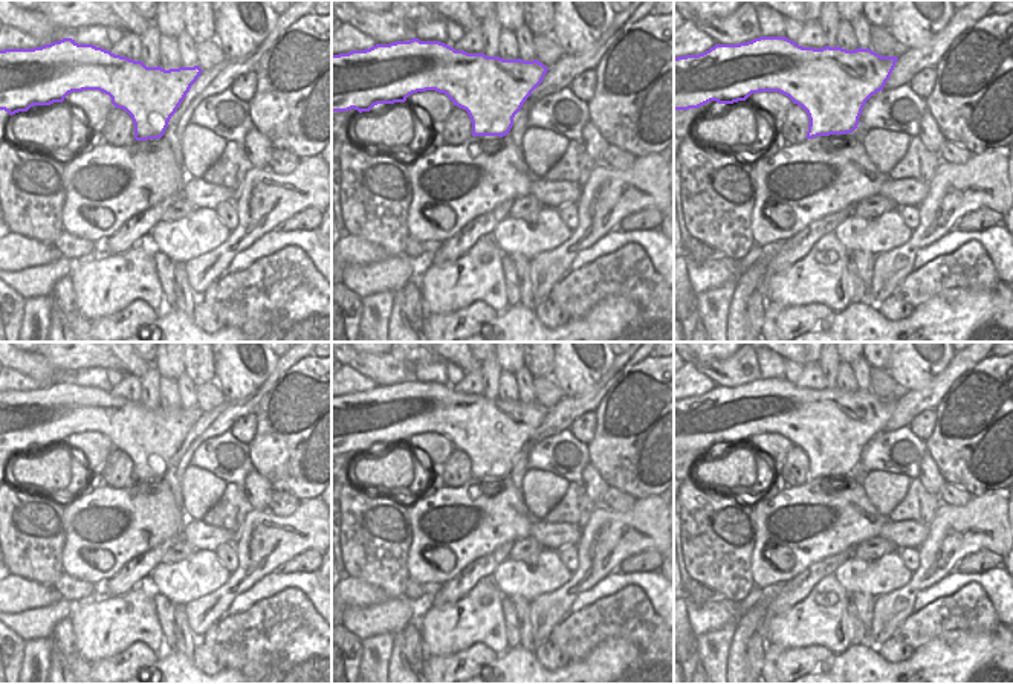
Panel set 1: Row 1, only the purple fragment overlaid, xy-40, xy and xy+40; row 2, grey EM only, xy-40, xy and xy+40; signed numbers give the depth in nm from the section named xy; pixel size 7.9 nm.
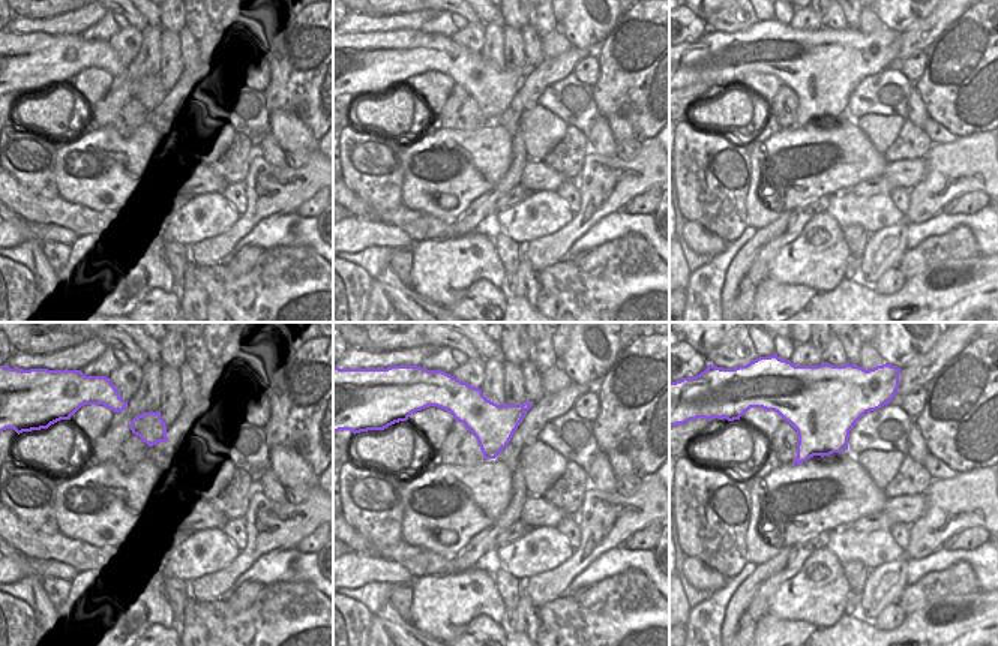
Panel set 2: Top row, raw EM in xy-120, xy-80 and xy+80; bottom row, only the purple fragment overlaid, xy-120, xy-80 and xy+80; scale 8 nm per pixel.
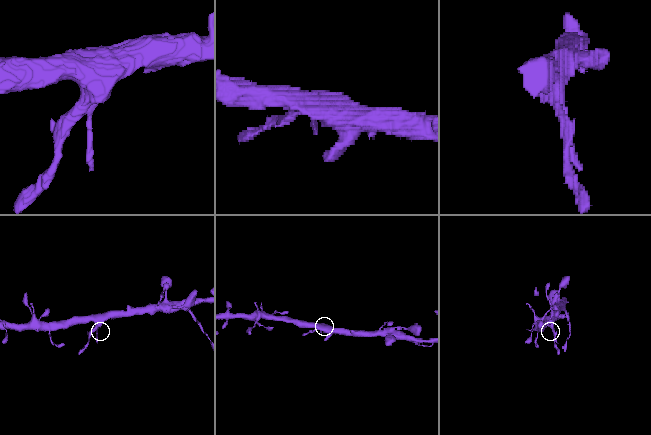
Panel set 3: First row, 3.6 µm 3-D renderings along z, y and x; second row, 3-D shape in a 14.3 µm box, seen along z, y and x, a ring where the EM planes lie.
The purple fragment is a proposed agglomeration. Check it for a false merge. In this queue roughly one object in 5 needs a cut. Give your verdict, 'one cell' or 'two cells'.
one cell

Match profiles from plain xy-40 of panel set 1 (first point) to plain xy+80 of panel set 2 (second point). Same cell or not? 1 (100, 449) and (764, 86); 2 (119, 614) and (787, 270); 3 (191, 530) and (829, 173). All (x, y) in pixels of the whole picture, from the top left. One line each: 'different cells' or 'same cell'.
1: same cell
2: same cell
3: different cells

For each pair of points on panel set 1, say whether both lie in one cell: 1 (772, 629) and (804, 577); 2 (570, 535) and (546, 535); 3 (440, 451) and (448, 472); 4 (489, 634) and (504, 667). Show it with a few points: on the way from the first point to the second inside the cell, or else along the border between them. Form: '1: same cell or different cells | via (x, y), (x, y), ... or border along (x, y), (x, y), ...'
1: different cells | border along (810, 590), (789, 609), (764, 619)
2: same cell | via (564, 535), (552, 535)
3: different cells | border along (454, 448), (449, 457), (434, 469)
4: different cells | border along (509, 648), (498, 654)

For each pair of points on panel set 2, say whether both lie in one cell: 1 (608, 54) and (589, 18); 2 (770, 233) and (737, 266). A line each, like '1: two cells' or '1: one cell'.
1: two cells
2: one cell

